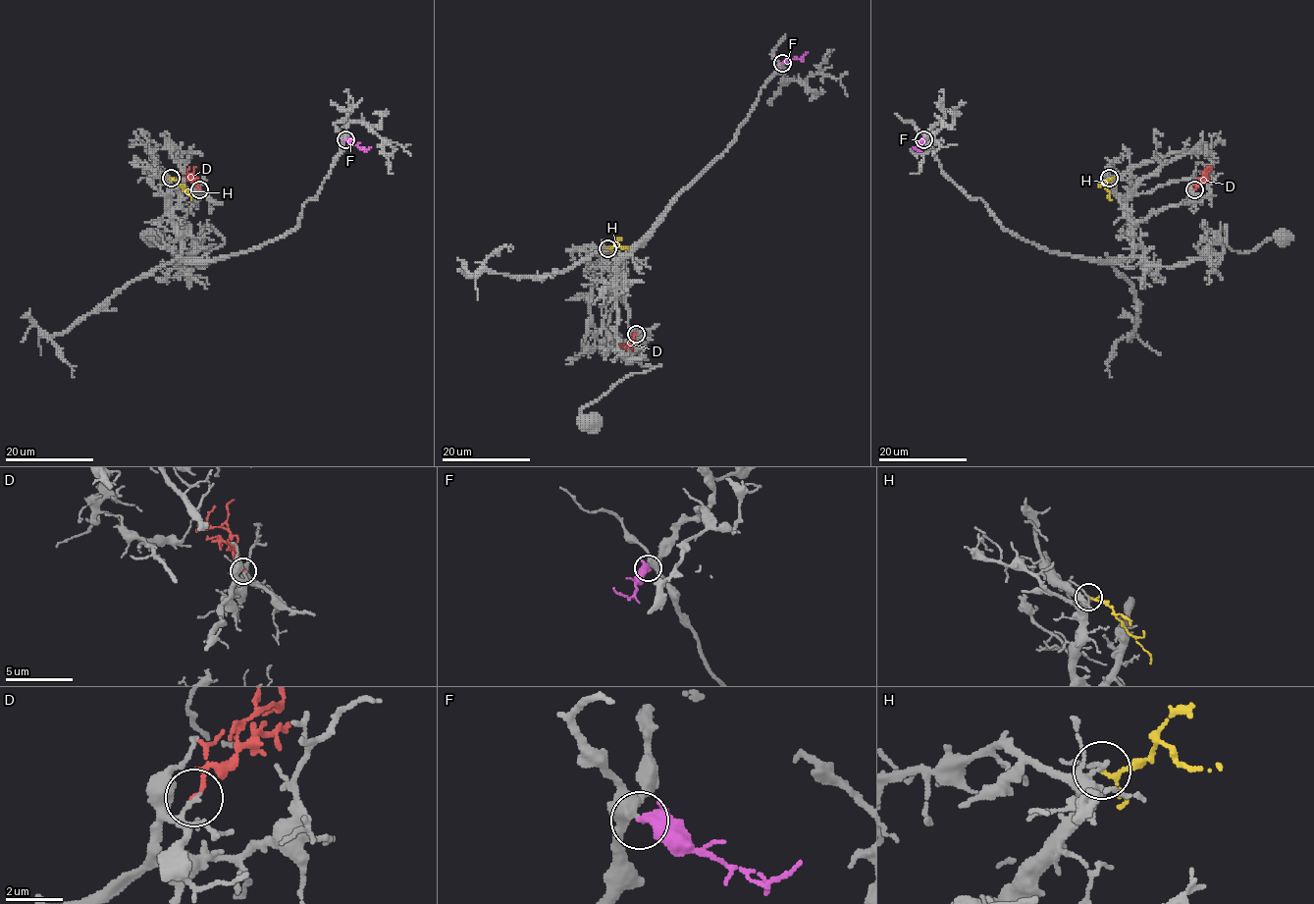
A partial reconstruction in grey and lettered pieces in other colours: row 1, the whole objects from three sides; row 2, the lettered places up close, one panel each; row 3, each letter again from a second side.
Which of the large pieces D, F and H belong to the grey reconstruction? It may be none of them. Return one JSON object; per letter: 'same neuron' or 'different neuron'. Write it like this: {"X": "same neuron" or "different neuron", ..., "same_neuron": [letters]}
{"D": "different neuron", "F": "same neuron", "H": "different neuron", "same_neuron": ["F"]}

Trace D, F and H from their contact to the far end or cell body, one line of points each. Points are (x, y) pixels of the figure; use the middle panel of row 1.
D: (635, 334), (624, 346), (626, 350)
F: (782, 63), (799, 59), (807, 51)
H: (607, 248), (616, 243), (627, 250)

